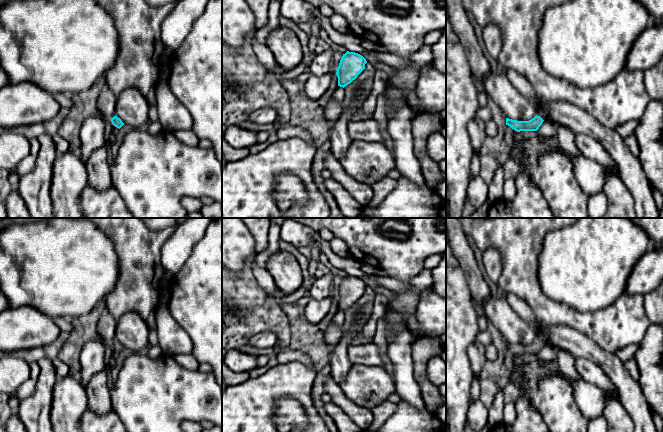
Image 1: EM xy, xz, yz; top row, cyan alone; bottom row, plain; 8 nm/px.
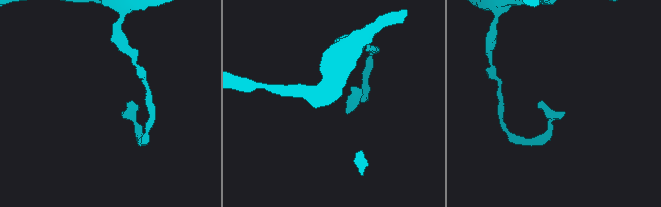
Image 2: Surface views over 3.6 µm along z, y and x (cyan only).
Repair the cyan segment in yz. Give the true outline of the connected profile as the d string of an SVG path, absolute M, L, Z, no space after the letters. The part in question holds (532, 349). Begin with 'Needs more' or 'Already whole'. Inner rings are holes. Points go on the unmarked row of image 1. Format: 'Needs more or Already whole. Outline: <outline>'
Already whole. Outline: M535 340L529 345L517 345L506 342L506 349L510 350L517 356L520 355L537 355L543 347L543 343L540 340Z

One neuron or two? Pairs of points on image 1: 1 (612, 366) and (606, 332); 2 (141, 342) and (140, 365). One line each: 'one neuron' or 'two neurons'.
1: two neurons
2: two neurons

